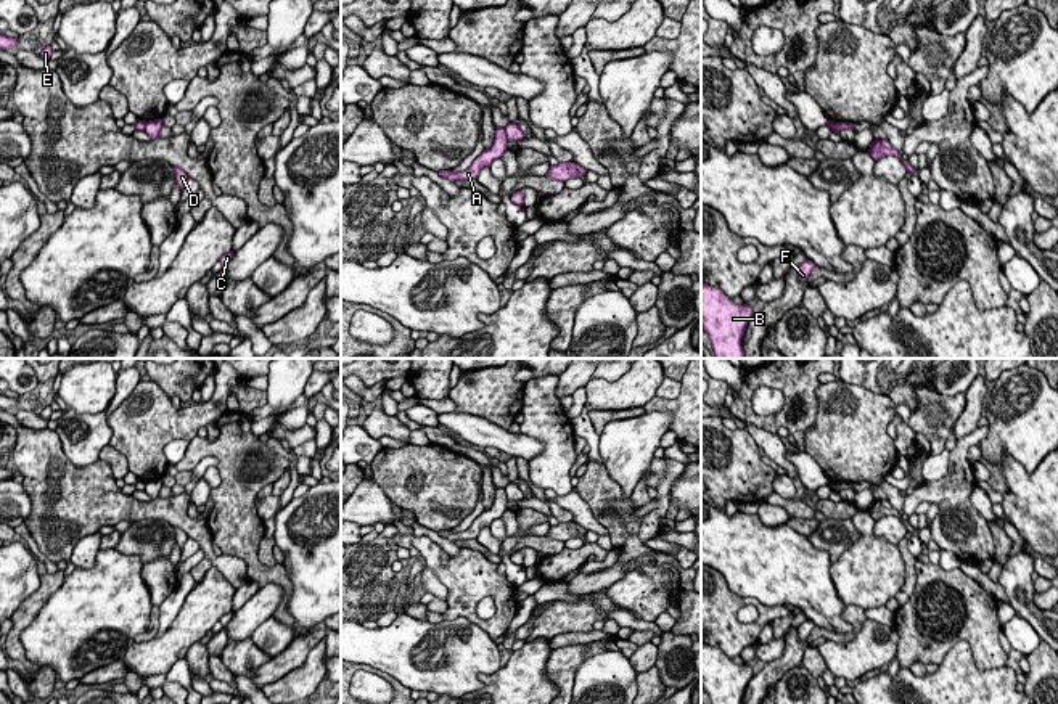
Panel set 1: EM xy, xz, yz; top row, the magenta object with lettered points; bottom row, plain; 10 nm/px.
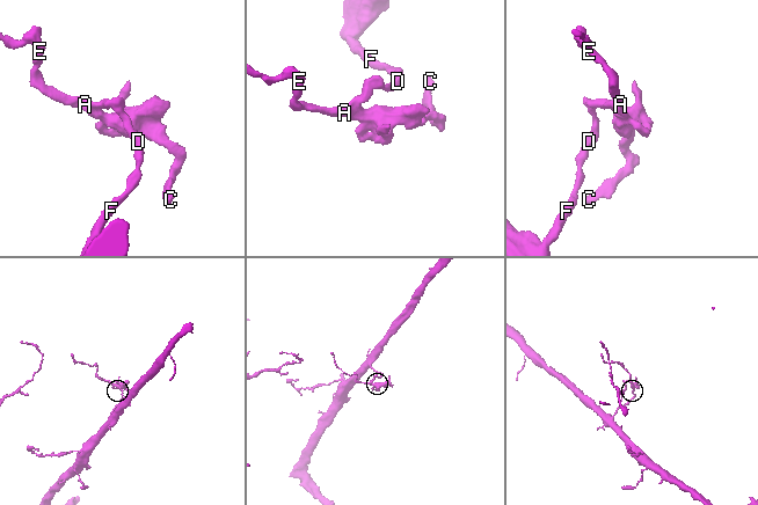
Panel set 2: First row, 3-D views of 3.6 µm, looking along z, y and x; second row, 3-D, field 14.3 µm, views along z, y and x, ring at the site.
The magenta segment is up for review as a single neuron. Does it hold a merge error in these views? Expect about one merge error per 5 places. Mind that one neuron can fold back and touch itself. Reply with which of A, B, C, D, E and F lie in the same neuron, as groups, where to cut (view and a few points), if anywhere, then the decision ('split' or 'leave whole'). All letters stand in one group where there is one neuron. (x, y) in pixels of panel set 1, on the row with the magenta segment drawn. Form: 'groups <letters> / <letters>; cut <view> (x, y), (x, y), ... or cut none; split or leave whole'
groups A C E / B D F; cut xz (504, 129), (508, 139); split

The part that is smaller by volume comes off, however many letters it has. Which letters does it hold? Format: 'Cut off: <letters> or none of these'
Cut off: A, C, E

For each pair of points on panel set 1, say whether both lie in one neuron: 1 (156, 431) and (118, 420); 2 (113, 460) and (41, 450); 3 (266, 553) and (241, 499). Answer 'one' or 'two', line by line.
1: one
2: two
3: two

